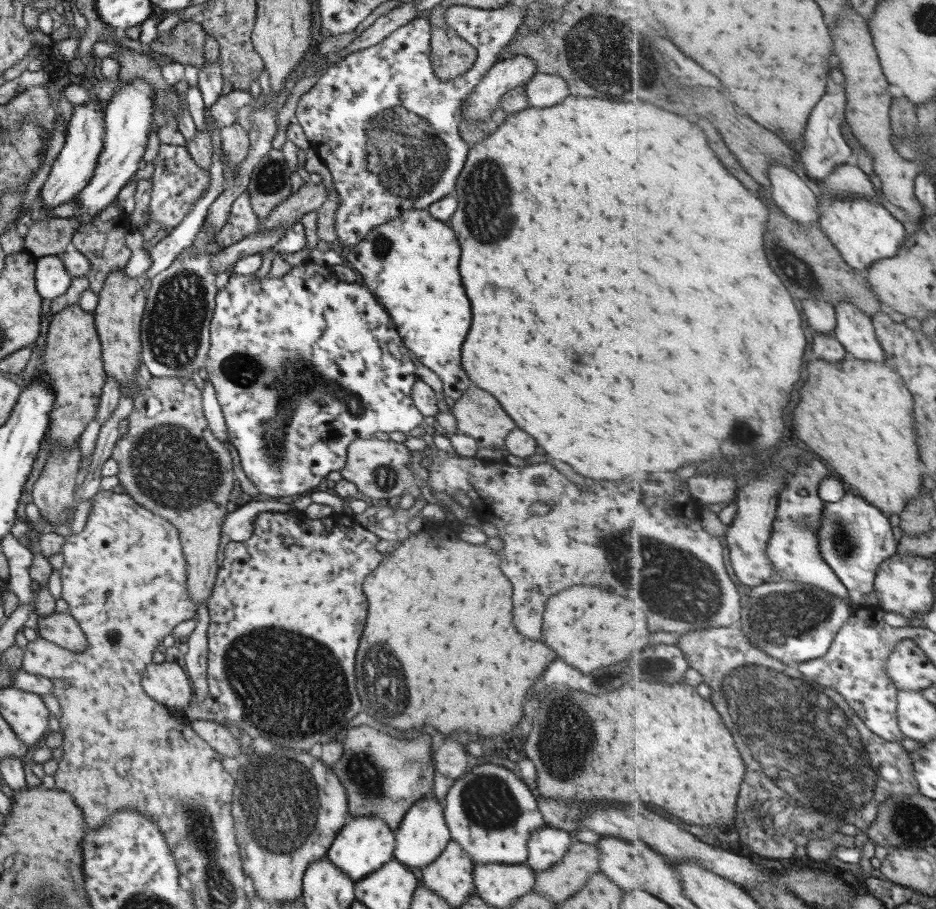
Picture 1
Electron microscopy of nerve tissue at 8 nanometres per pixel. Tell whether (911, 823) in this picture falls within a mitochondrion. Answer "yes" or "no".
yes

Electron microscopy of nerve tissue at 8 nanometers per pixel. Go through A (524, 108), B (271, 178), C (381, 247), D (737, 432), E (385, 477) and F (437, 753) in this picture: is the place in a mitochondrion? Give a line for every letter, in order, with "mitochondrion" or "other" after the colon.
A: other
B: mitochondrion
C: mitochondrion
D: mitochondrion
E: mitochondrion
F: other

